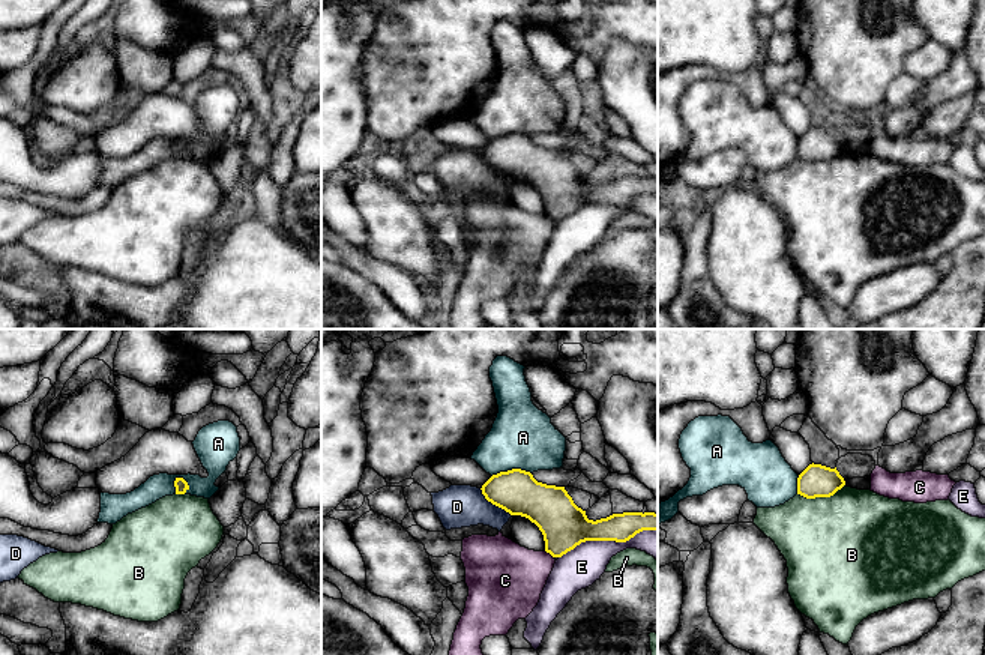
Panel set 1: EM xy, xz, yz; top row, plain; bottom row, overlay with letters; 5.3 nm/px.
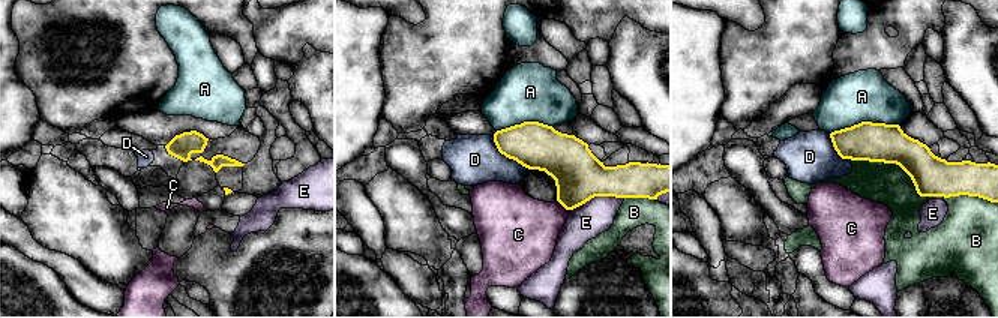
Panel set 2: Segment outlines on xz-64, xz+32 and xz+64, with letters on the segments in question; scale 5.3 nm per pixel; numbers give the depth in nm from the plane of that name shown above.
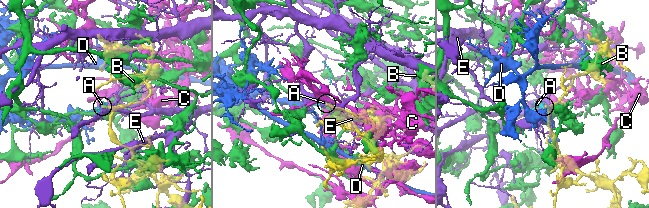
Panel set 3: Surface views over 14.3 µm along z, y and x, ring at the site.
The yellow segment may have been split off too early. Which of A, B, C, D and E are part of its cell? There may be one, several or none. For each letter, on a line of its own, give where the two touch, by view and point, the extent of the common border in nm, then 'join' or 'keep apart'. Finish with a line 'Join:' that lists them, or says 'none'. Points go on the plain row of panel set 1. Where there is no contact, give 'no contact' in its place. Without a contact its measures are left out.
A: xy (174, 147) | 110 nm | keep apart
B: yz (820, 159) | 260 nm | keep apart
C: xz (550, 217) | 60 nm | keep apart
D: xz (494, 167) | 220 nm | keep apart
E: xz (607, 203) | 550 nm | keep apart
Join: none

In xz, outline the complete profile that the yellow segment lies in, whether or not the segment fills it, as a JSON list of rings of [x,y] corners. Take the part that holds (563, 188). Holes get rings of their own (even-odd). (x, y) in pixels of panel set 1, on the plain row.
[[[521,132],[492,138],[480,153],[492,168],[535,186],[544,198],[545,215],[553,221],[562,221],[586,204],[626,206],[643,194],[658,194],[655,176],[623,176],[589,183],[565,150],[538,146]]]

